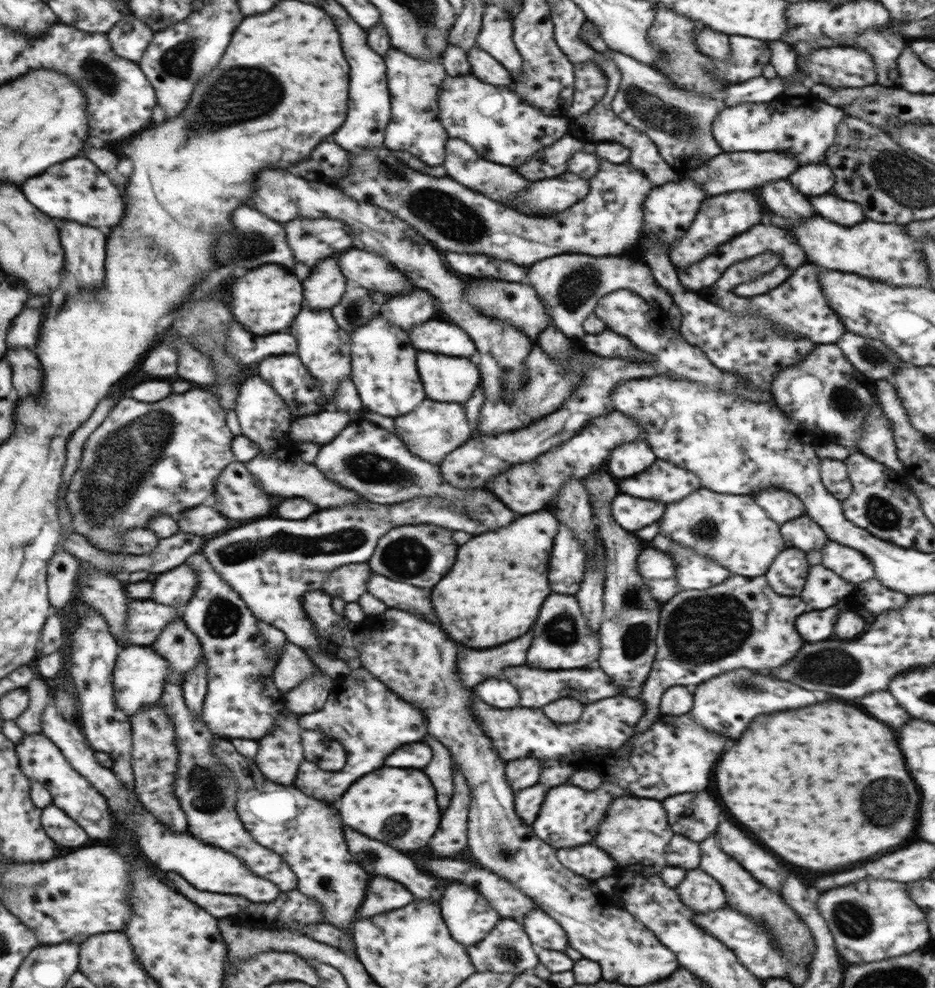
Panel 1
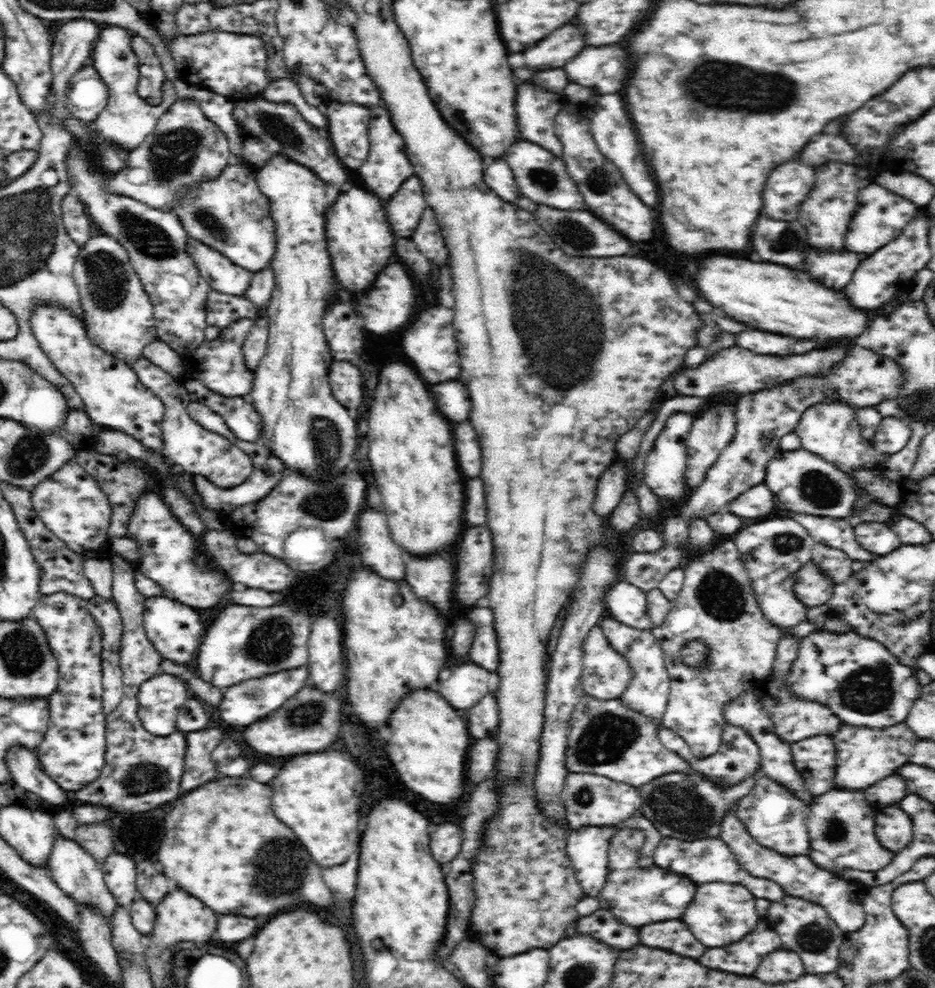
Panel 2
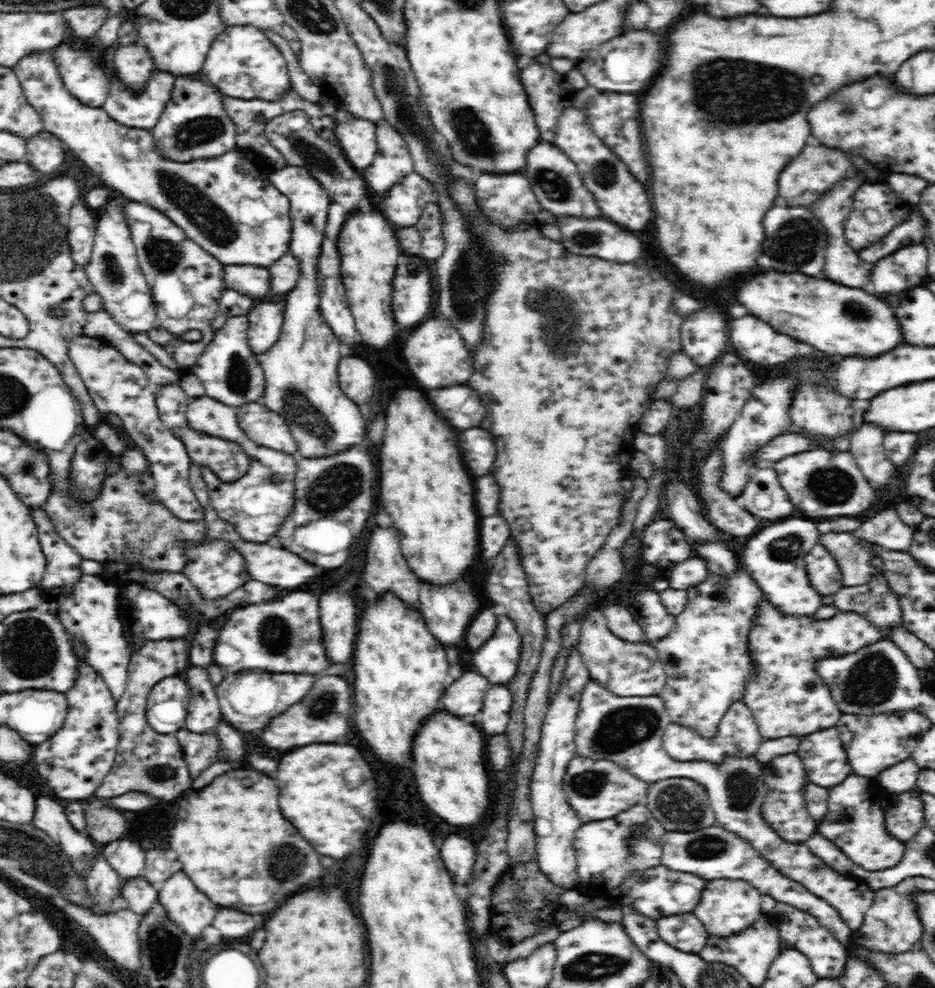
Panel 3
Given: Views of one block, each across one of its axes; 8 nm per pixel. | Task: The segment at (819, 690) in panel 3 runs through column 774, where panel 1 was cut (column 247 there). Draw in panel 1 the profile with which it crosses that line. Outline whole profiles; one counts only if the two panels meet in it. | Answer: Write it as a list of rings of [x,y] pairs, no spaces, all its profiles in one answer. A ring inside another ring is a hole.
[[[192,554],[184,564],[194,568],[197,585],[188,604],[182,608],[181,618],[198,637],[203,648],[203,658],[207,660],[207,695],[200,717],[218,737],[260,741],[260,738],[270,735],[274,730],[274,720],[278,720],[284,706],[281,702],[282,692],[273,681],[275,661],[269,657],[265,638],[259,632],[257,617],[249,609],[248,603],[206,562],[202,554]]]

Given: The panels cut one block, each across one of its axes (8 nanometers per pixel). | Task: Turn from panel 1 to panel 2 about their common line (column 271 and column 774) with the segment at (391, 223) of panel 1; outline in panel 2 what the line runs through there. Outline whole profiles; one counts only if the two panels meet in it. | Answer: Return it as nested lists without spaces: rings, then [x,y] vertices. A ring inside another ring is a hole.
[[[798,162],[780,164],[770,172],[764,190],[764,210],[776,220],[794,220],[816,180],[815,167]]]

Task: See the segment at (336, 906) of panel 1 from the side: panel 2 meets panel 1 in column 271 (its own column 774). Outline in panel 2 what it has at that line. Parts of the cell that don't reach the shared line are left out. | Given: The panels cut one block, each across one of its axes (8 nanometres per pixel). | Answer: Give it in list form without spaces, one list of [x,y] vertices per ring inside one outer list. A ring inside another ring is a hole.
[[[768,776],[758,777],[750,794],[740,798],[736,804],[736,815],[748,833],[760,845],[788,857],[808,855],[810,852],[811,840],[807,827],[809,811],[808,804]]]

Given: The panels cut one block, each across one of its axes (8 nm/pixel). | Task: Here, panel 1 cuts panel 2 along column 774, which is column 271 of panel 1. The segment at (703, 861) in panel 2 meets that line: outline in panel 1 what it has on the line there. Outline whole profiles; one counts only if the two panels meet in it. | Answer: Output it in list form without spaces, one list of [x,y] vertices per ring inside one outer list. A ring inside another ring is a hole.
[[[54,700],[46,706],[44,714],[40,718],[42,723],[42,735],[46,735],[53,740],[61,750],[78,774],[84,775],[93,787],[96,787],[102,795],[106,797],[109,808],[112,813],[118,812],[118,819],[126,821],[130,828],[138,835],[138,844],[141,846],[142,854],[160,871],[176,872],[188,884],[191,884],[196,890],[204,892],[216,892],[216,894],[236,894],[244,896],[253,903],[272,902],[281,890],[268,879],[252,874],[252,870],[242,864],[242,860],[220,850],[212,848],[204,839],[198,840],[196,835],[192,835],[190,830],[186,833],[178,834],[172,826],[166,826],[150,811],[141,806],[135,791],[124,789],[124,783],[118,781],[118,776],[109,767],[103,767],[98,761],[96,752],[89,746],[89,740],[82,734],[81,729],[74,723],[66,722],[62,718],[61,711],[54,704]]]

